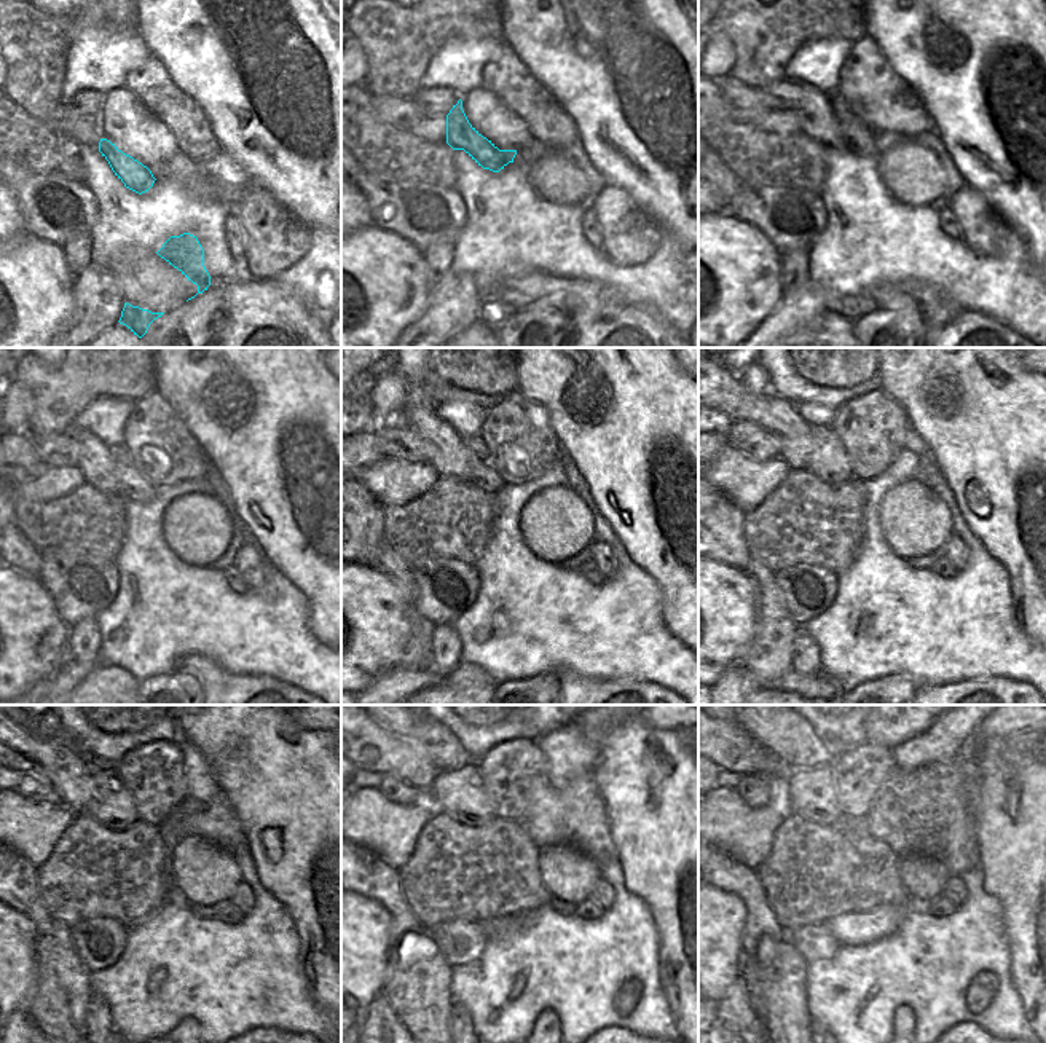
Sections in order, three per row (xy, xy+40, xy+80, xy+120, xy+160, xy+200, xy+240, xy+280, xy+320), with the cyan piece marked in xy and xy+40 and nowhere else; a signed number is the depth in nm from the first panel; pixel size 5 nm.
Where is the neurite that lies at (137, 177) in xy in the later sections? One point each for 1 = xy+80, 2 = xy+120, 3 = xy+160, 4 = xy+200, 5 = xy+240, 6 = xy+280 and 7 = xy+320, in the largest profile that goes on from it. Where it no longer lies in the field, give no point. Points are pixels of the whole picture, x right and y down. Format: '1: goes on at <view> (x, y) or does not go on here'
1: goes on at xy+80 (815, 115)
2: goes on at xy+120 (96, 463)
3: goes on at xy+160 (448, 456)
4: goes on at xy+200 (778, 417)
5: goes on at xy+240 (69, 772)
6: goes on at xy+280 (373, 748)
7: goes on at xy+320 (734, 750)

